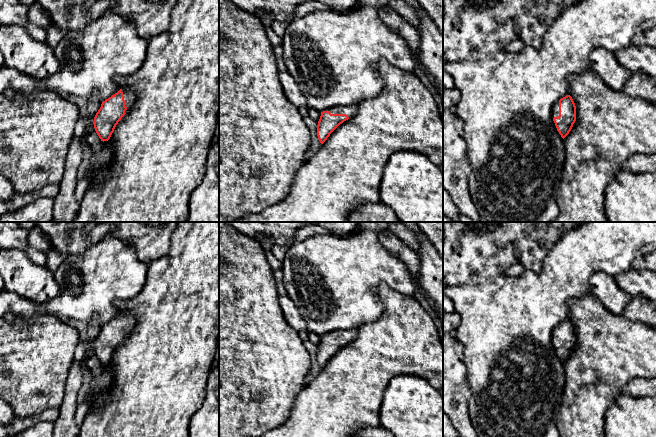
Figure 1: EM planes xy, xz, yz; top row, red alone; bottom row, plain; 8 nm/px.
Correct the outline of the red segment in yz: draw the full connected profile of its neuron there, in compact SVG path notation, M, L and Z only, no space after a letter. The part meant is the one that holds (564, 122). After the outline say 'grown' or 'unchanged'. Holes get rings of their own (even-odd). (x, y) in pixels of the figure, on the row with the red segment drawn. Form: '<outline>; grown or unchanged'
M570 95L561 98L553 105L552 117L557 131L564 139L576 121L576 106Z; grown

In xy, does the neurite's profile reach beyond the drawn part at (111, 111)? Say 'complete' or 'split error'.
split error

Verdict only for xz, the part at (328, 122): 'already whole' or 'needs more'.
needs more

